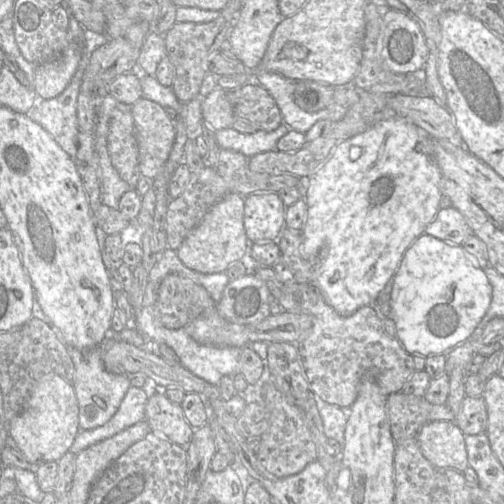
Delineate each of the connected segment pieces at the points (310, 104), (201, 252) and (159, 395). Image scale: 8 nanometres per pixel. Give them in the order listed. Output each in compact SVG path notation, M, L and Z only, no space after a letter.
M299 80L294 90L295 103L306 112L324 110L332 102L334 86L314 80Z
M229 193L208 210L176 250L178 258L186 267L200 273L212 274L225 272L233 262L247 258L250 243L243 223L244 199L241 195Z
M162 389L148 398L145 420L152 432L181 447L188 445L195 430L186 421L181 404L171 402Z

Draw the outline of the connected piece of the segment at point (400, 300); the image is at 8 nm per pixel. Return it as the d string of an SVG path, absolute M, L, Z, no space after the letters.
M425 233L416 238L403 255L390 292L396 338L408 354L447 355L472 335L492 301L492 285L483 269L461 245Z

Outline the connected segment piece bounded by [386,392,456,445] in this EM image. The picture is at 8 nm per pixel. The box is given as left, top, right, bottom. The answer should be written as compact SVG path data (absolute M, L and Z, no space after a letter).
M390 394L386 399L386 411L392 438L396 445L407 439L417 438L420 429L429 422L452 421L455 414L446 405L434 405L424 396Z

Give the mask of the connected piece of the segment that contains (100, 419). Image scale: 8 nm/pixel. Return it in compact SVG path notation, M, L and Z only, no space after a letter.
M67 345L67 352L74 364L74 381L72 383L79 408L80 430L90 430L106 424L117 412L128 391L130 378L126 375L116 375L108 372L102 361L105 347L93 347L80 350Z

